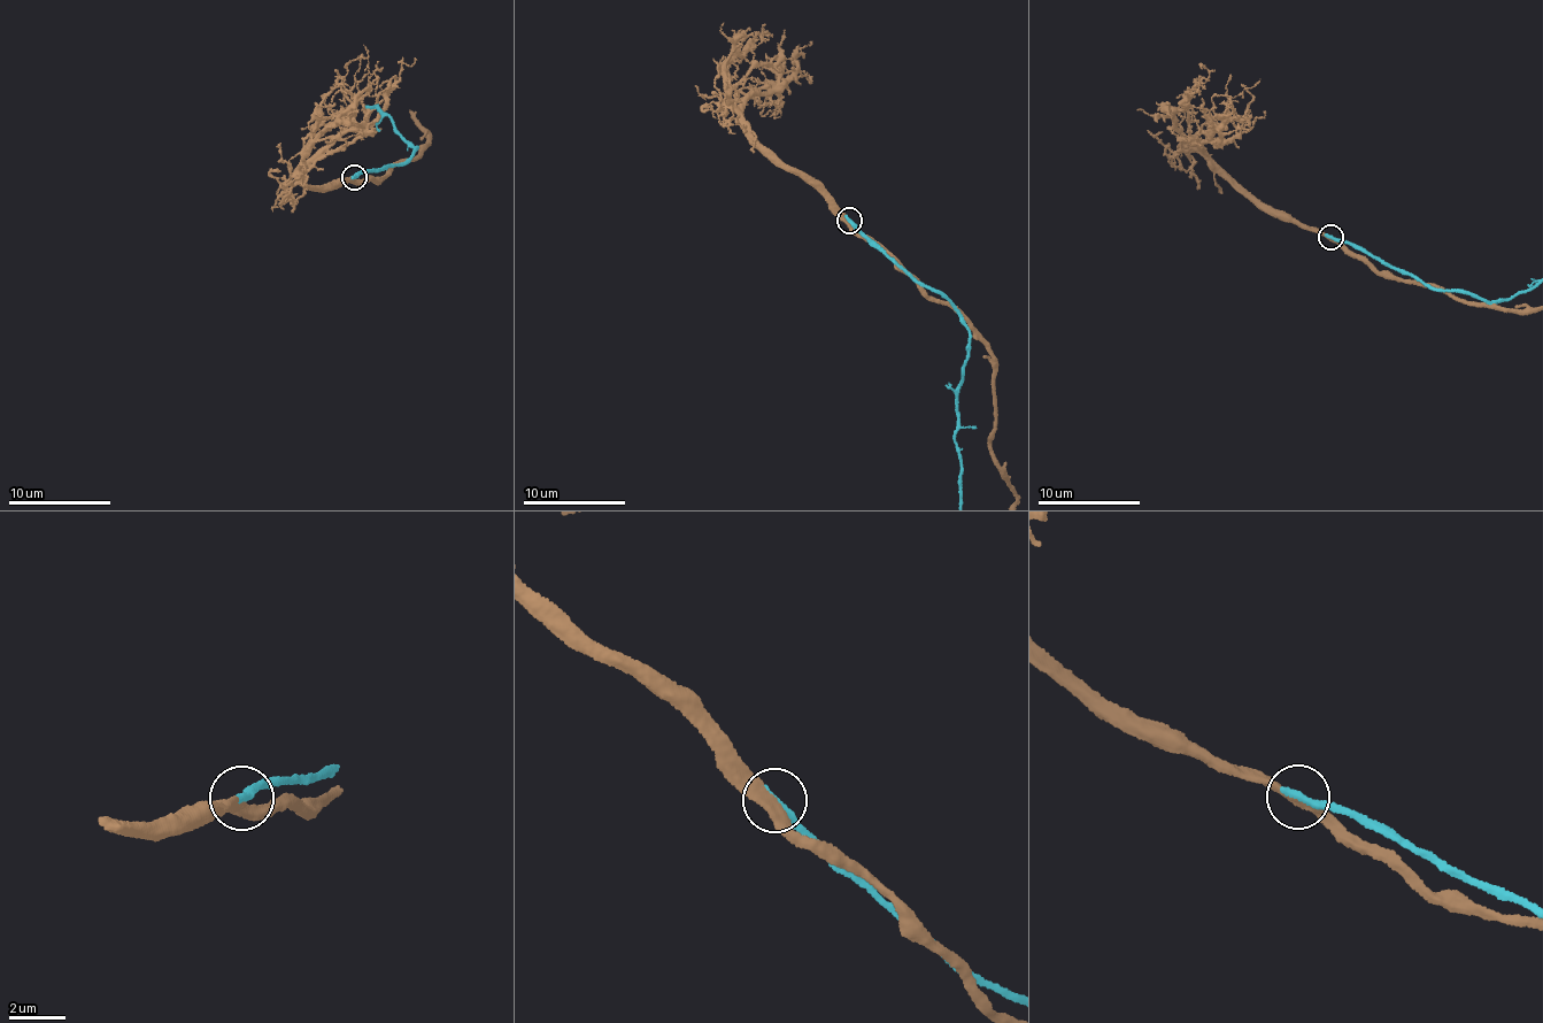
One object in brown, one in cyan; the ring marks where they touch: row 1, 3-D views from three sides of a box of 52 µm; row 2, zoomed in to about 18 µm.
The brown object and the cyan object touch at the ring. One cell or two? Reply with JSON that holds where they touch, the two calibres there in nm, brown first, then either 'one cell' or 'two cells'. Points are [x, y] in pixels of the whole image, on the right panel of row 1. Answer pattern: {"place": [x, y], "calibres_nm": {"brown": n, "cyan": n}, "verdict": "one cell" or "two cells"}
{"place": [1331, 237], "calibres_nm": {"brown": 360, "cyan": 320}, "verdict": "one cell"}

